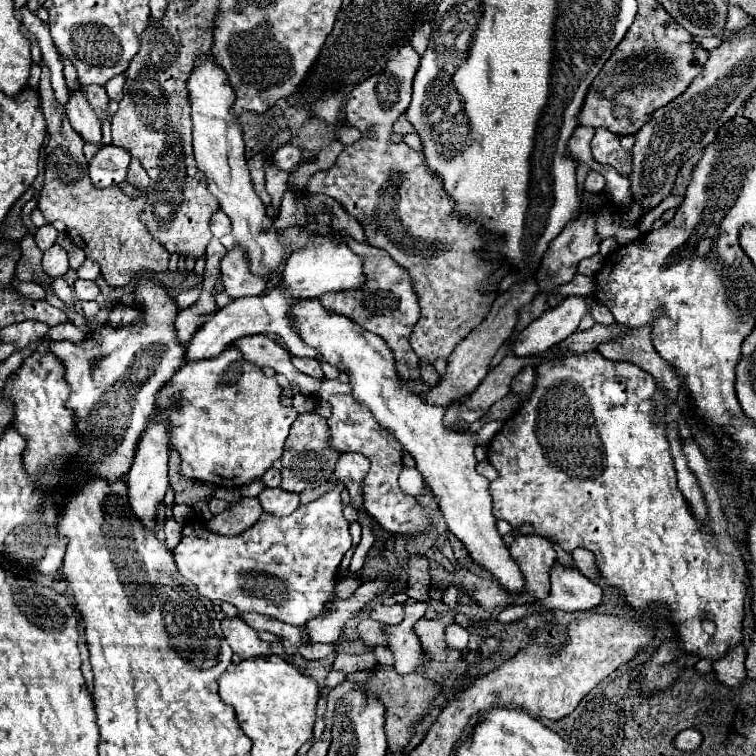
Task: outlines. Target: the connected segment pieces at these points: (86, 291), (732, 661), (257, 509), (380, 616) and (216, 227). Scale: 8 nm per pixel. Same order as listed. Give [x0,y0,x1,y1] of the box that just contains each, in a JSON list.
[[73,280,99,302],[713,644,745,686],[207,498,263,534],[370,605,404,624],[211,210,231,238]]

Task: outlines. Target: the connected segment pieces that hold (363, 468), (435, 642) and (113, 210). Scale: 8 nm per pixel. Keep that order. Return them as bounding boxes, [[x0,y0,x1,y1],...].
[[335,454,369,510],[414,614,459,662],[39,64,169,288]]

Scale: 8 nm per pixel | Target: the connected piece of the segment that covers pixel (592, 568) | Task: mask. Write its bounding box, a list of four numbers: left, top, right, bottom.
[571,548,601,582]

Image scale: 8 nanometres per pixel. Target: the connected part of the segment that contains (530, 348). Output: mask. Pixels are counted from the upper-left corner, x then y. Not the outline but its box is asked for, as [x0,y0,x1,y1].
[513,296,615,356]

